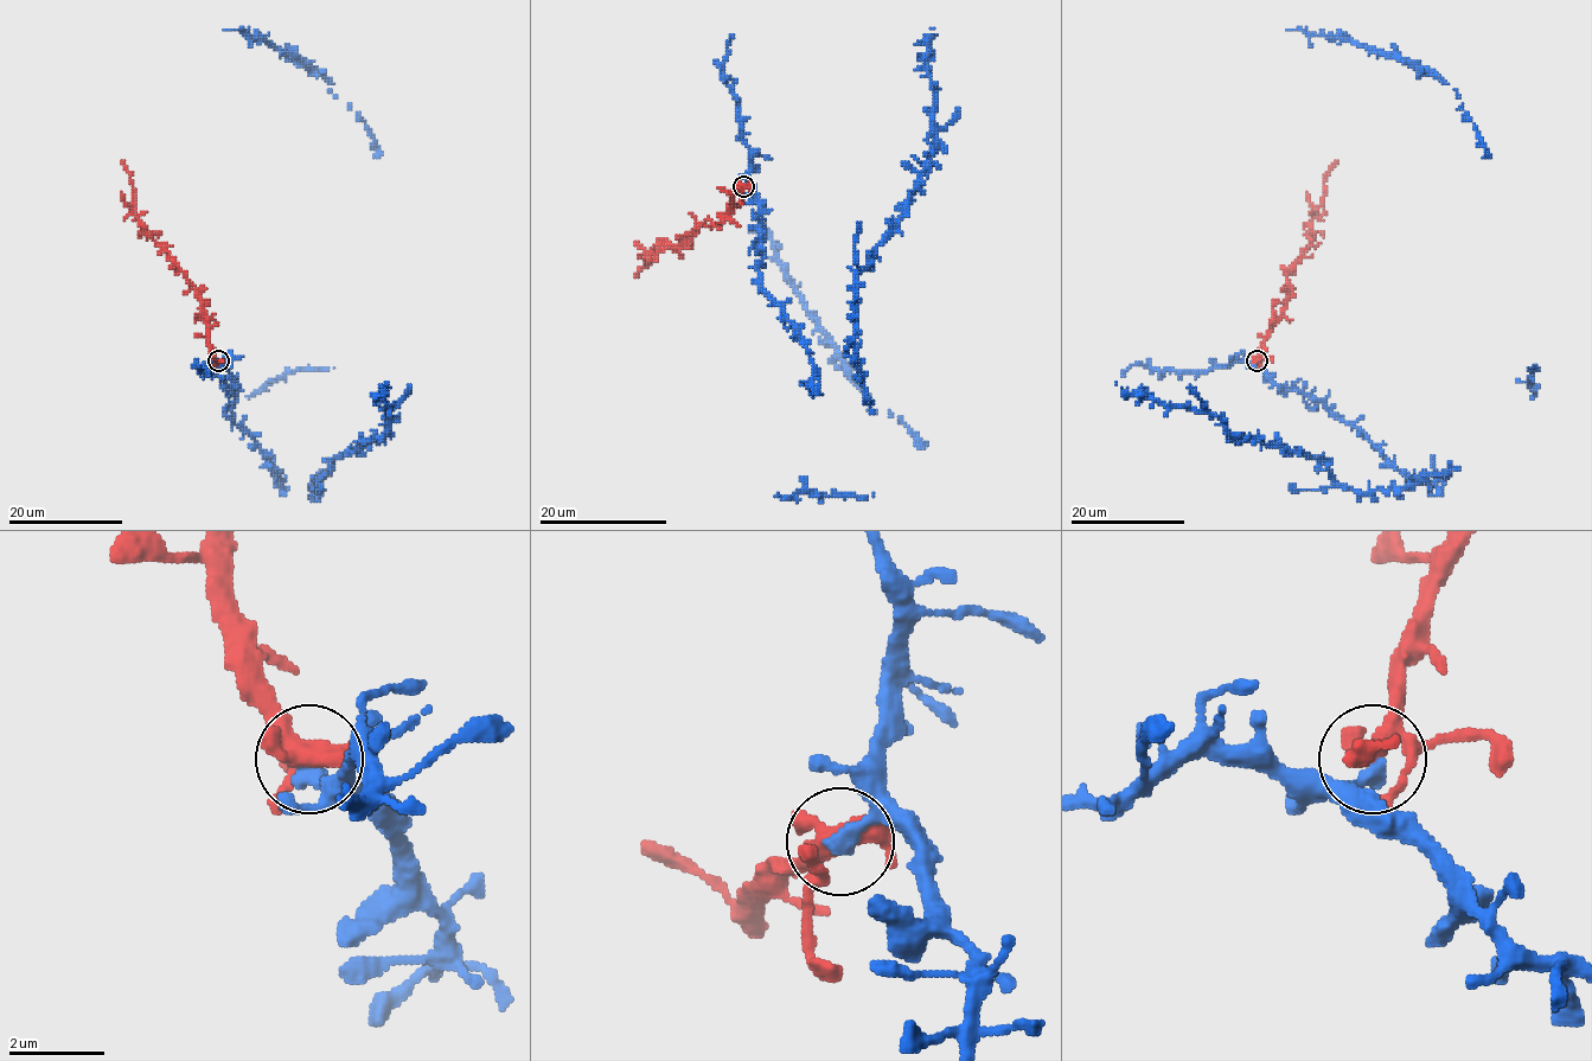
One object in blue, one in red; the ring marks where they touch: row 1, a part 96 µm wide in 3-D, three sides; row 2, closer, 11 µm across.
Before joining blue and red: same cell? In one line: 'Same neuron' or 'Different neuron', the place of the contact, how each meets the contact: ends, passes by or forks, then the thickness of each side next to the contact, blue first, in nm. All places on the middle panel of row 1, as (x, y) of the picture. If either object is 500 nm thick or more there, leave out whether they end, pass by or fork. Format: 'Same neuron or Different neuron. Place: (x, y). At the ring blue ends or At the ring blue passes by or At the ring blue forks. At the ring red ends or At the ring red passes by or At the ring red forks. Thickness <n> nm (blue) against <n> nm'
Different neuron. Place: (743, 186). At the ring blue ends. At the ring red forks. Thickness 360 nm (blue) against 400 nm

